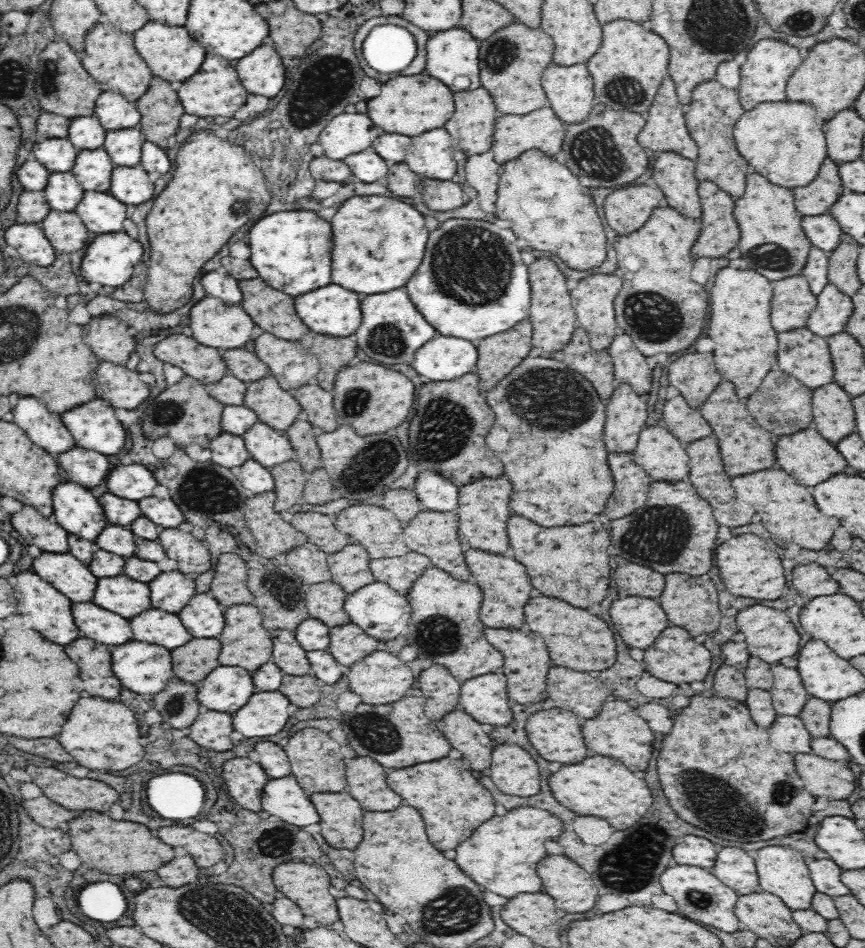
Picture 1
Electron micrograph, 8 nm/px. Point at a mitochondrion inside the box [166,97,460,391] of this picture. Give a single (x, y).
(384, 340)

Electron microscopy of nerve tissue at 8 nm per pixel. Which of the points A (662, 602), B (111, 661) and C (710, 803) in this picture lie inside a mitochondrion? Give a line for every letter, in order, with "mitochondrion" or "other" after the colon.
A: other
B: other
C: mitochondrion

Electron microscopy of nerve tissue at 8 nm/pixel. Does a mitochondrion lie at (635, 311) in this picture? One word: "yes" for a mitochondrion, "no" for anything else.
yes

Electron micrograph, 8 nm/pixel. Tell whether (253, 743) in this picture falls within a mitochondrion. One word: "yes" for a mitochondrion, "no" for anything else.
no

